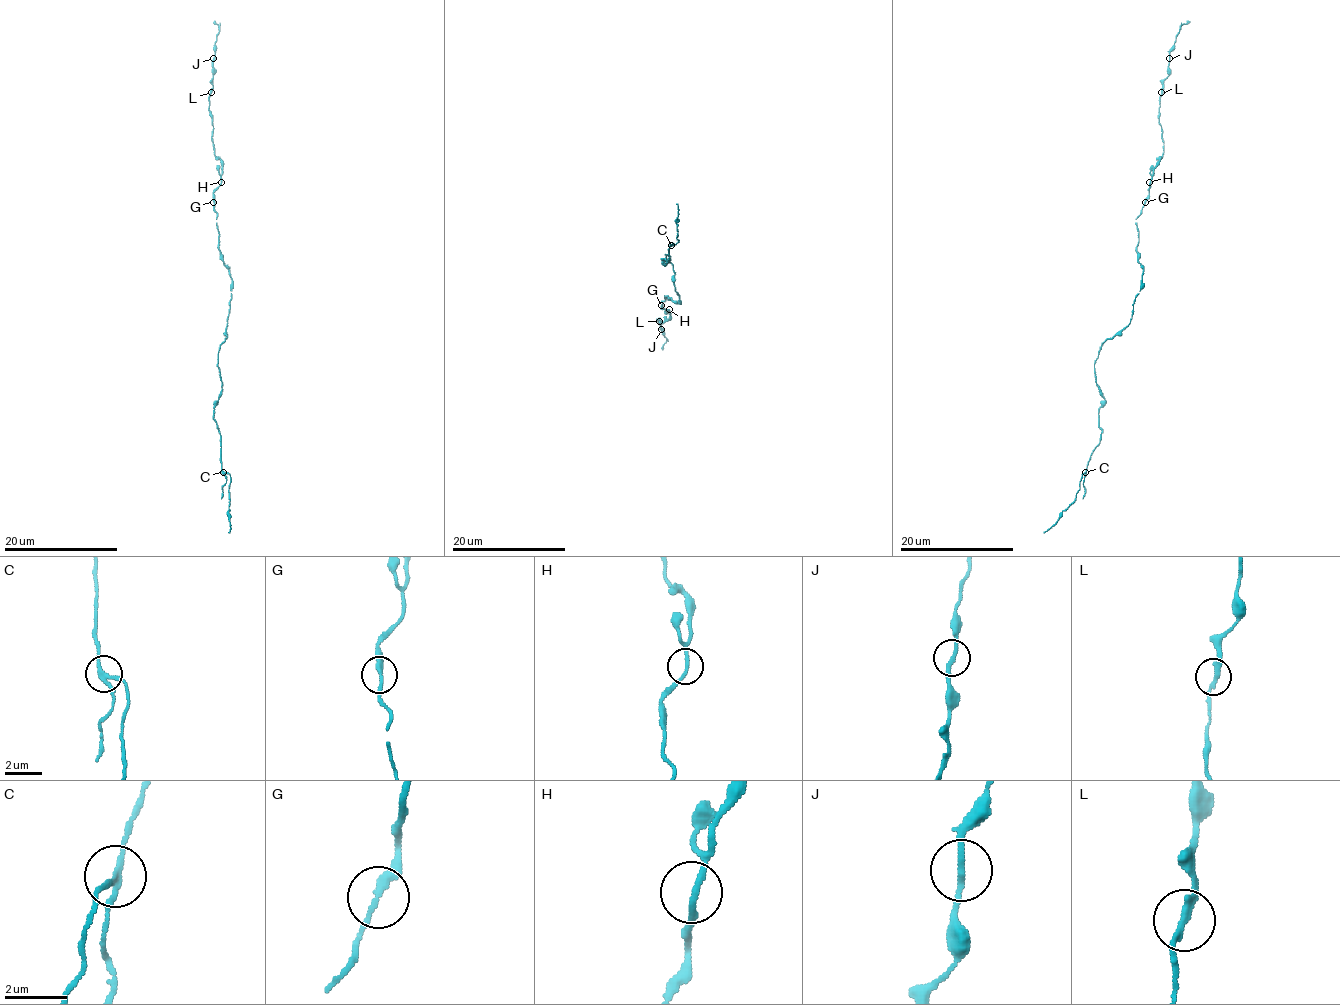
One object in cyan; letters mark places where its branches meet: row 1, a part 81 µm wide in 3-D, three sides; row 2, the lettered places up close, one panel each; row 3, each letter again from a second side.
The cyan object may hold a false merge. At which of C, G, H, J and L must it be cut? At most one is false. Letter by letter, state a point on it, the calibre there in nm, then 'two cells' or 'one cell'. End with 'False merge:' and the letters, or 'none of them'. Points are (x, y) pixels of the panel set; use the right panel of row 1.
C: place (1085, 472); calibre 180 nm; two cells
G: place (1145, 202); calibre 240 nm; one cell
H: place (1149, 182); calibre 180 nm; one cell
J: place (1169, 58); calibre 190 nm; one cell
L: place (1161, 92); calibre 240 nm; one cell
False merge: C

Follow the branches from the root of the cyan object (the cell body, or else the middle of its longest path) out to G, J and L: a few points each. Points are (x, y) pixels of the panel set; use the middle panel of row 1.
G: (678, 300), (676, 302), (664, 295), (661, 305)
J: (678, 300), (676, 302), (664, 295), (661, 308), (667, 309), (670, 317), (661, 324), (657, 319), (661, 329)
L: (678, 300), (676, 302), (664, 295), (661, 308), (667, 309), (670, 317), (661, 324), (659, 321)

